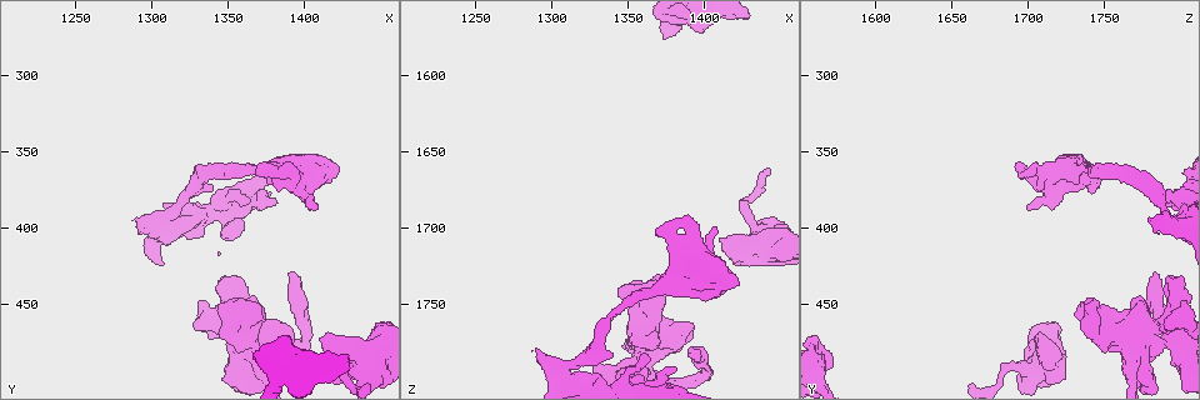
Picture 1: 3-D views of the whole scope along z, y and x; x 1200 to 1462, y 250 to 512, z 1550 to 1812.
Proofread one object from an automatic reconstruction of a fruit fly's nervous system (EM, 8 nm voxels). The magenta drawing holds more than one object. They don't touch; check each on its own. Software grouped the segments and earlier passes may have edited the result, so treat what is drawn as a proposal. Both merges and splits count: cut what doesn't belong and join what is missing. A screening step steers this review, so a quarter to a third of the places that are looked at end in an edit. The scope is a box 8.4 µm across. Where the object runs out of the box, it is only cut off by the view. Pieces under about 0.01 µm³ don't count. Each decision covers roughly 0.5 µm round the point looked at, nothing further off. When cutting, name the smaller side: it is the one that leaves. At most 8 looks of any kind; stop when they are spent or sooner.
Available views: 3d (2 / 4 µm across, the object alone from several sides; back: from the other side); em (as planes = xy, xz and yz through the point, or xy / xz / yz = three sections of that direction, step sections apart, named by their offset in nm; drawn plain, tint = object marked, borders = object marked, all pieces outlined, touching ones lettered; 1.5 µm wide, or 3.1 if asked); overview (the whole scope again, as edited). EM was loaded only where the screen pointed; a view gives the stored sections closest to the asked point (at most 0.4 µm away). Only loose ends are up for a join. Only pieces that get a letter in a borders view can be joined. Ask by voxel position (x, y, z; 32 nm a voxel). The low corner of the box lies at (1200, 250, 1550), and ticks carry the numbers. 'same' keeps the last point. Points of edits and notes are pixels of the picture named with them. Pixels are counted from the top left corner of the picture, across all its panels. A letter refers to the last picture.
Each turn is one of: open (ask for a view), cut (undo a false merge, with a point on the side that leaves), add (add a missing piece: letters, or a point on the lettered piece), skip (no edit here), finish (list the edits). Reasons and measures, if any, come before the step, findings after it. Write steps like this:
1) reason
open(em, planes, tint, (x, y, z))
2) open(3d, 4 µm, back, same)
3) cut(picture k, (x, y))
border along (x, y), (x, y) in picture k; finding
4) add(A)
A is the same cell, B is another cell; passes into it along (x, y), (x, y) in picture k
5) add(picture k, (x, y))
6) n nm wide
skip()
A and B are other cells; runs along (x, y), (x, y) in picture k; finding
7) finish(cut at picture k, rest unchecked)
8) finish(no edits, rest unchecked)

sharp bend
open(3d, 2 µm, (1426, 490, 1686))

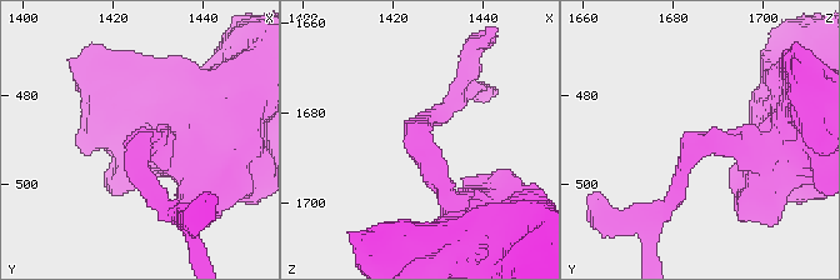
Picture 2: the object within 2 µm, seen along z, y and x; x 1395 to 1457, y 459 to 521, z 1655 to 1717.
open(em, planes, plain, (1426, 491, 1688))

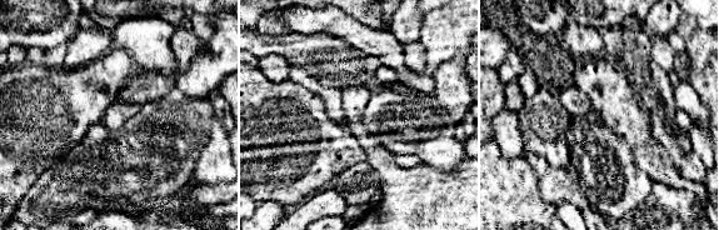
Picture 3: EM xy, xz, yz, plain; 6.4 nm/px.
open(em, planes, borders, same)

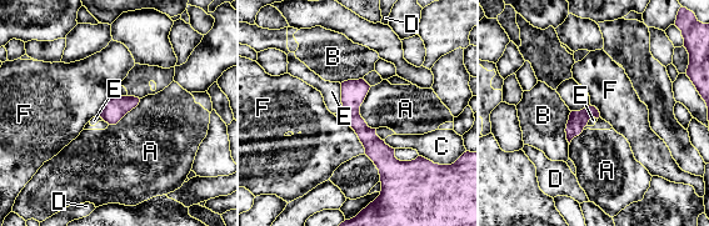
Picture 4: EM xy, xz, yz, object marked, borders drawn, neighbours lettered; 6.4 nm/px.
skip()
A, B, C, D, E and F are other cells; runs along (344, 85), (354, 120), (398, 175) in picture 4; one cell here

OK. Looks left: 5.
stops while still wide
open(em, planes, borders, (1330, 464, 1788))

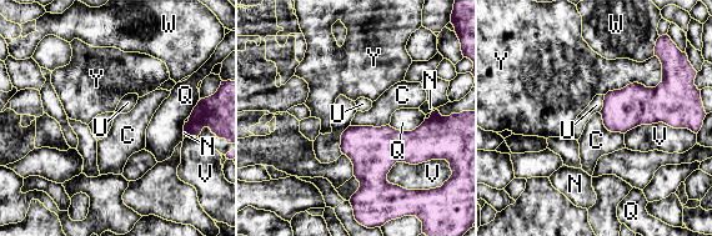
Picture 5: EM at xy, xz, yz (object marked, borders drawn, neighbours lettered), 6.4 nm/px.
skip()
C, N, Q, U, V, W and Y are other cells; border along (389, 124), (380, 126), (350, 125) in picture 5; no lettered piece goes on from it

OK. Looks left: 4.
free end
open(em, xy, step 8, borders, (1382, 384, 1794))

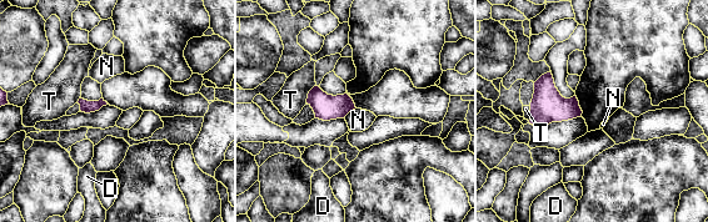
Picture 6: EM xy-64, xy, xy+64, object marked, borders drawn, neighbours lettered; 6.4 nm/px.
open(em, xz, step 8, borders, same)

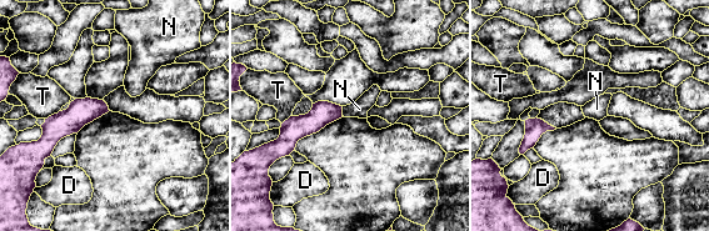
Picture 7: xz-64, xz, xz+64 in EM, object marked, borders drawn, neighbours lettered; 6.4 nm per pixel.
skip()
D, N and T are other cells; border along (341, 106), (343, 115) in picture 7; no lettered piece goes on from it

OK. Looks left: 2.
finish(no edits, rest unchecked)

